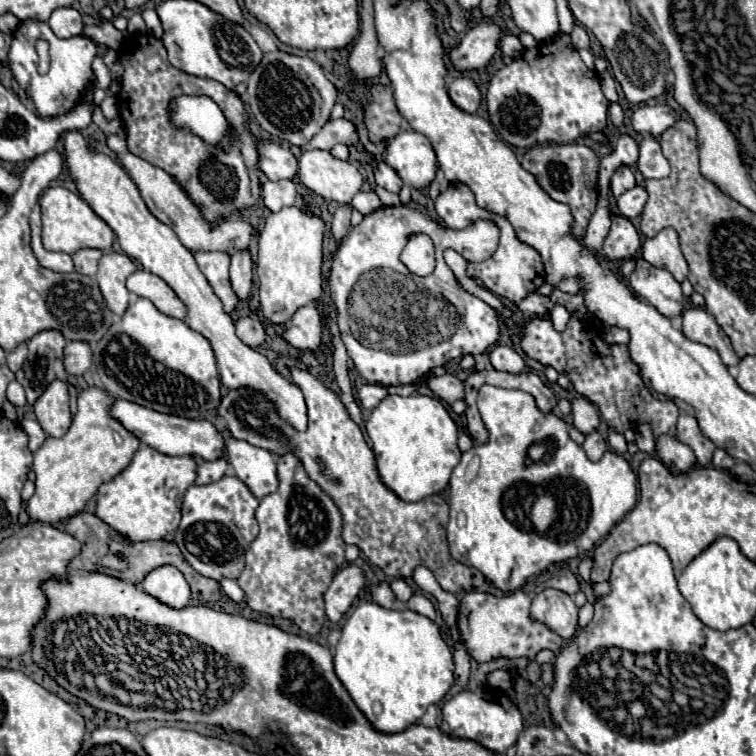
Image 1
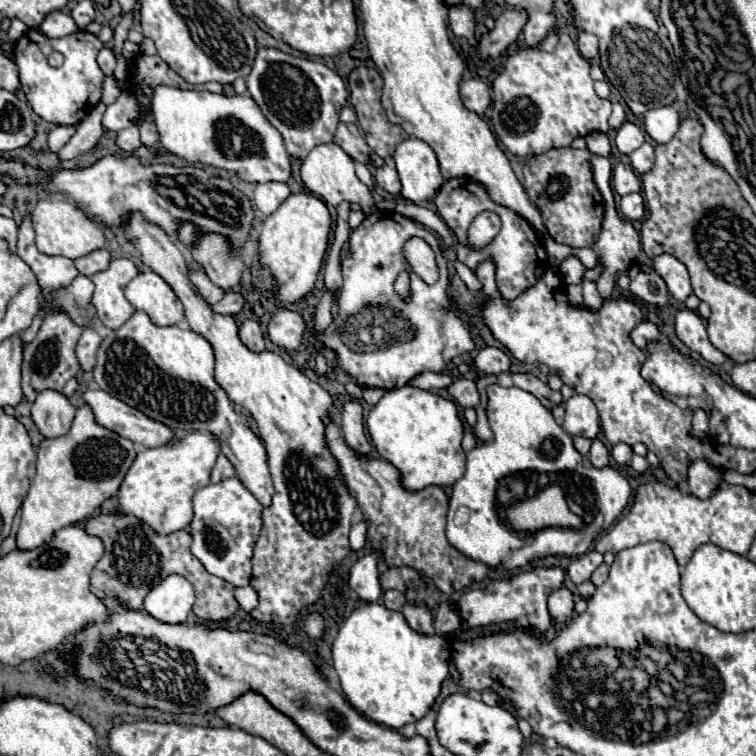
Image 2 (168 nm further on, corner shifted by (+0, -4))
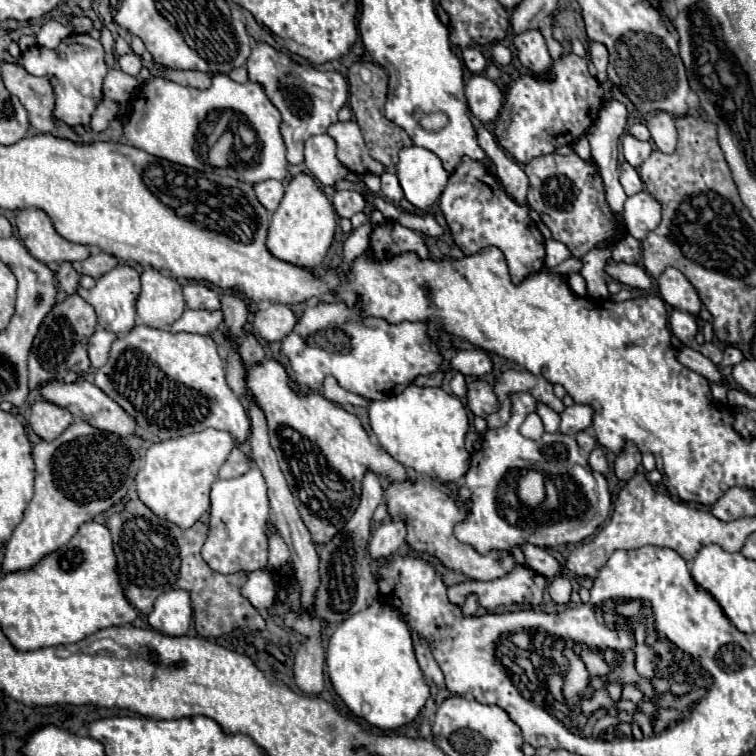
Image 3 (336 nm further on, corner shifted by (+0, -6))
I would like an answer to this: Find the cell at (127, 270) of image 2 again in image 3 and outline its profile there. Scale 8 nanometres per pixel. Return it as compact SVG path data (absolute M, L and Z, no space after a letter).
M119 265L97 279L93 289L79 289L79 295L89 301L97 311L97 323L113 333L129 333L135 327L135 301L141 293L139 273L129 265Z

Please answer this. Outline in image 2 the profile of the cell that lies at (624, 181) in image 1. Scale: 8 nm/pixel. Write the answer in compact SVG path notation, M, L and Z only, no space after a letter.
M617 163L613 169L613 187L615 191L623 197L627 193L633 191L641 191L641 183L637 173L633 171L633 167L629 163Z

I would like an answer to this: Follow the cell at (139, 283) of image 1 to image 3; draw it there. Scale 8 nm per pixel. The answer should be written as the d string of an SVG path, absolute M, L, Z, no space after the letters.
M147 267L141 273L141 285L143 291L137 299L137 315L145 325L163 329L181 317L185 311L185 299L177 281Z

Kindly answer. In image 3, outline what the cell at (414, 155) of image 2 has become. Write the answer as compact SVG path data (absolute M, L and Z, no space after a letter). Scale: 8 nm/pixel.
M413 145L401 149L397 177L405 191L405 199L425 211L439 201L447 185L449 173L443 169L435 153Z

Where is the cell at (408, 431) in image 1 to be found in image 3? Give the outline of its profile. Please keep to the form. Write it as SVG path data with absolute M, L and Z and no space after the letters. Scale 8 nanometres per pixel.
M411 383L401 395L395 395L385 401L371 401L369 423L379 439L379 445L393 459L397 459L399 463L417 473L435 473L441 481L459 481L469 469L469 453L465 449L465 435L469 431L467 409L459 401L459 397L443 391L441 387L417 387Z

